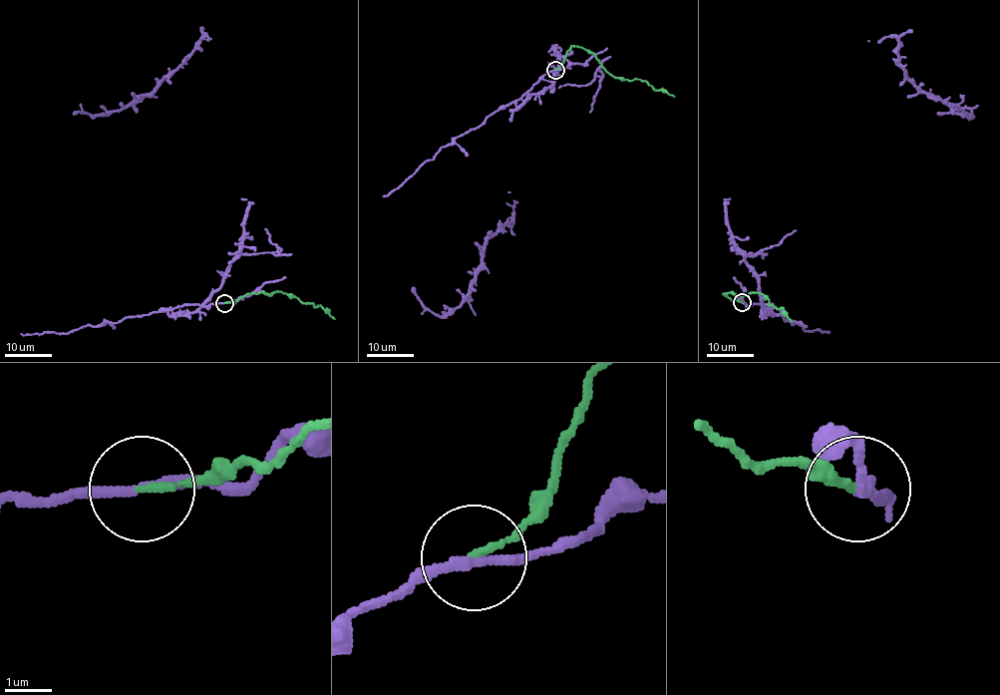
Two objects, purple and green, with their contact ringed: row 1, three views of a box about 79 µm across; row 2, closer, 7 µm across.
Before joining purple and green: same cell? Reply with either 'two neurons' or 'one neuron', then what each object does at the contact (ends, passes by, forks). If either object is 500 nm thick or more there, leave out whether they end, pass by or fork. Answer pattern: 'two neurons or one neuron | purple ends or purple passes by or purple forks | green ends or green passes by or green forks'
two neurons | purple passes by | green ends

